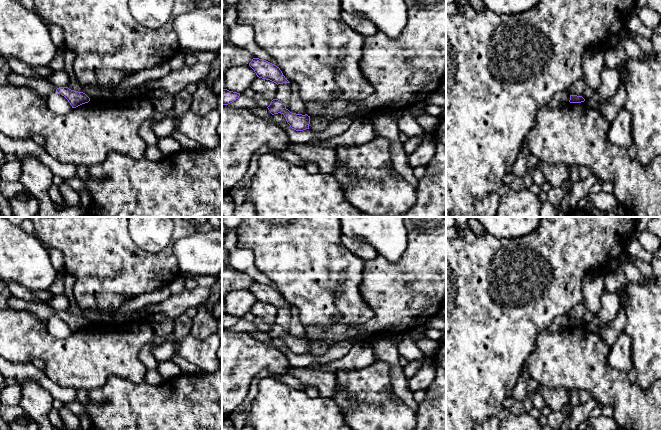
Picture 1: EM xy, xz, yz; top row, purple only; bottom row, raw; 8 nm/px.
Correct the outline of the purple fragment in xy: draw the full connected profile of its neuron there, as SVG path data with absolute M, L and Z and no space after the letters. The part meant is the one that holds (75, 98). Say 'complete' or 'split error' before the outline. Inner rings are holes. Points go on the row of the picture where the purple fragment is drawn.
complete | M60 87L56 91L68 100L72 108L76 108L90 101L90 98L85 93L71 90L68 87Z

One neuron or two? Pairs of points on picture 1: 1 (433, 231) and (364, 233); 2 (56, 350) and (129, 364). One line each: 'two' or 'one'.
1: two
2: one

